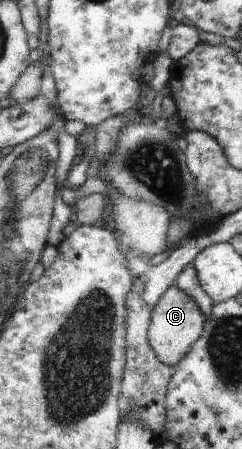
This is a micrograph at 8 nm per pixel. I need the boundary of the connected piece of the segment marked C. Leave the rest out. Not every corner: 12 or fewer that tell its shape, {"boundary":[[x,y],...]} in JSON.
{"boundary":[[174,285],[150,312],[147,343],[173,369],[204,315]]}

